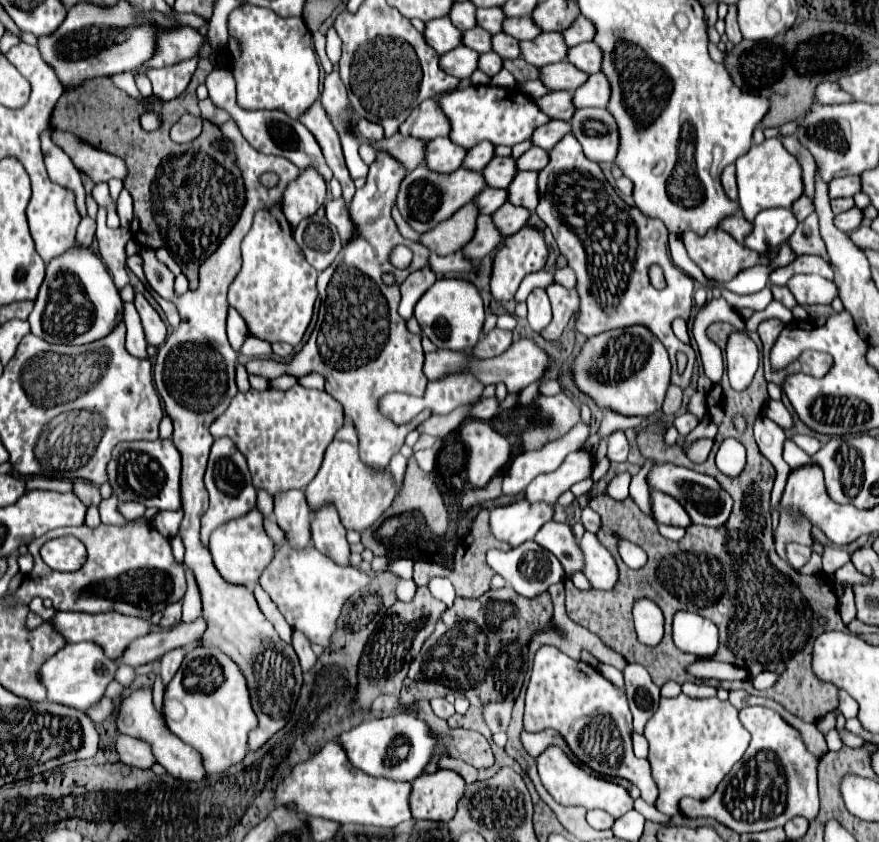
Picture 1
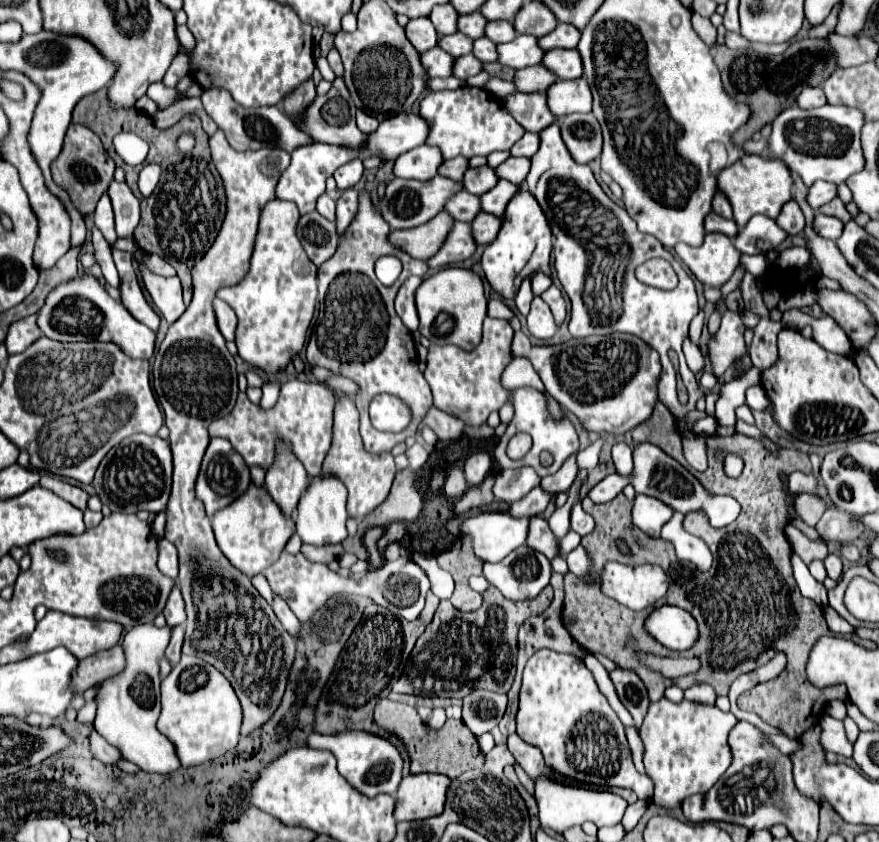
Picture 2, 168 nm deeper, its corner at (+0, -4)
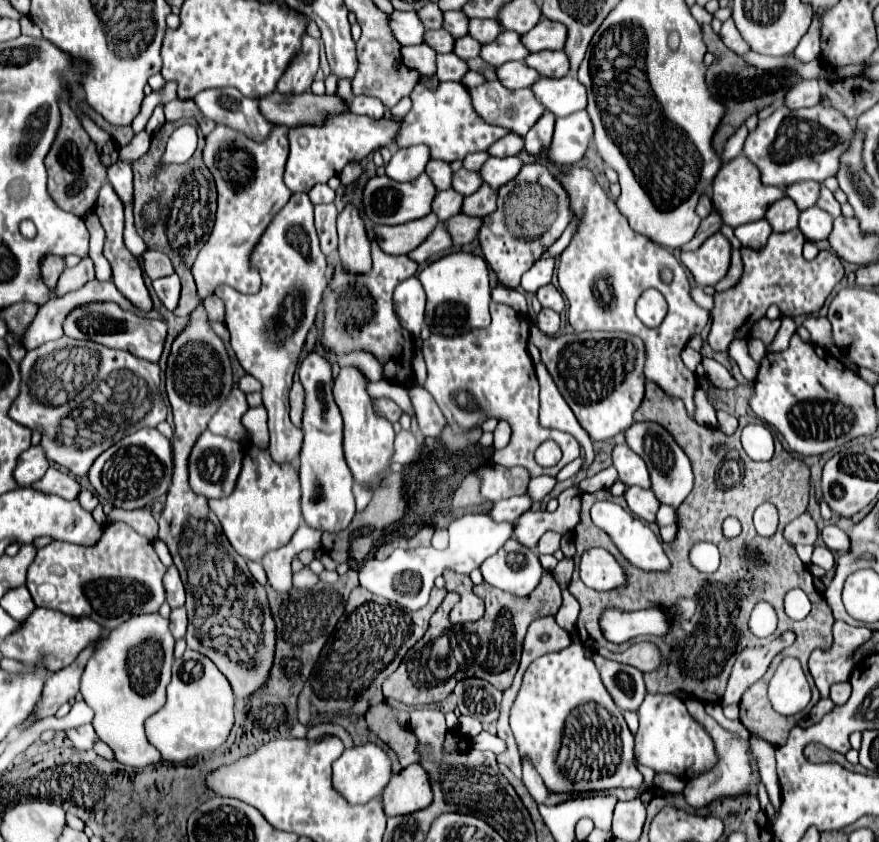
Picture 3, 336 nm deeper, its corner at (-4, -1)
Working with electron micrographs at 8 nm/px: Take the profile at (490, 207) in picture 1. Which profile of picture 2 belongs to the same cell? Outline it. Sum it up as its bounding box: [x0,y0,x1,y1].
[447,191,481,221]

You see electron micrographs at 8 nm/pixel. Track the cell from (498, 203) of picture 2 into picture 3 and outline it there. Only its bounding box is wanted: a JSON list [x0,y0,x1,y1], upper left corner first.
[461,186,497,218]

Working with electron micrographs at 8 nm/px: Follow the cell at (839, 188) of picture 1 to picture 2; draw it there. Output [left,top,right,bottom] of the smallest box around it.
[807,181,837,209]

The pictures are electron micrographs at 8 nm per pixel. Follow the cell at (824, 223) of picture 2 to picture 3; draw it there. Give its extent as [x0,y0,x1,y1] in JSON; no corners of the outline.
[799,206,833,242]

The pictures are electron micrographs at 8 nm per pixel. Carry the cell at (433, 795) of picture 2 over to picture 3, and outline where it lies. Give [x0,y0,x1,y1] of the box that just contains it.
[381,764,431,816]

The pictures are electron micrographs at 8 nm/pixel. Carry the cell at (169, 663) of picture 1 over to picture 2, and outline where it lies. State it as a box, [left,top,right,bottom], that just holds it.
[165,625,185,665]

